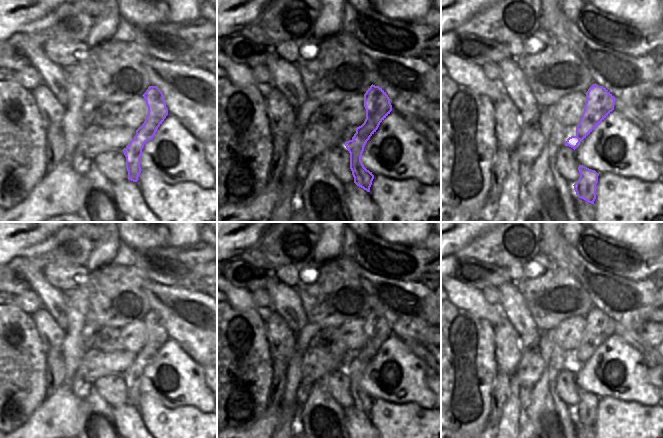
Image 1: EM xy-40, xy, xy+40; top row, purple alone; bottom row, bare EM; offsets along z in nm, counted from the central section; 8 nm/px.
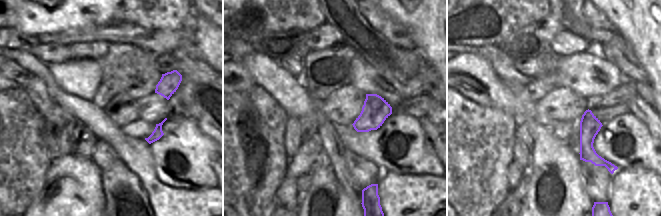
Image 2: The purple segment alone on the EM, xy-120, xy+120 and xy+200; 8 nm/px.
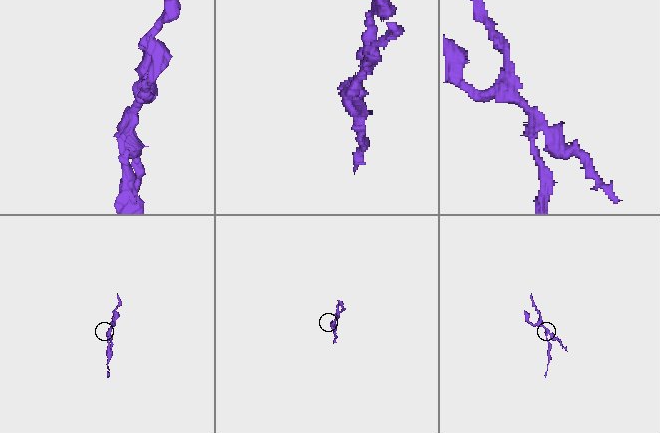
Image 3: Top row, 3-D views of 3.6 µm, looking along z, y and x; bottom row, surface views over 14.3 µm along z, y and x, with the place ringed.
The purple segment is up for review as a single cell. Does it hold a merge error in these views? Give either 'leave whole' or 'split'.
split

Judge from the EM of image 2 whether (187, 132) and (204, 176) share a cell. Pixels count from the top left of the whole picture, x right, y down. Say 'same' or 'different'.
same

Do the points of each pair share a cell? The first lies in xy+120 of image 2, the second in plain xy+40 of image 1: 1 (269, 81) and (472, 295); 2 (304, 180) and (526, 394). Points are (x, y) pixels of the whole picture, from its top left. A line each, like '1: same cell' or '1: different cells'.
1: same cell
2: same cell

